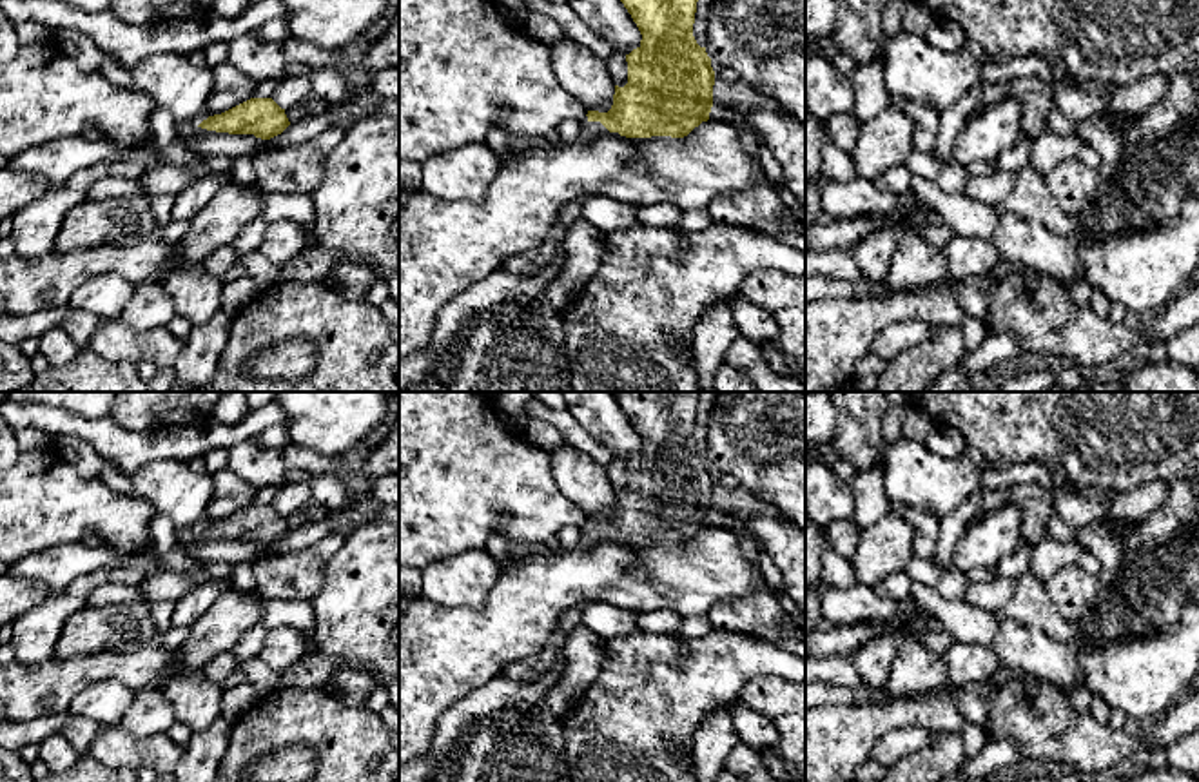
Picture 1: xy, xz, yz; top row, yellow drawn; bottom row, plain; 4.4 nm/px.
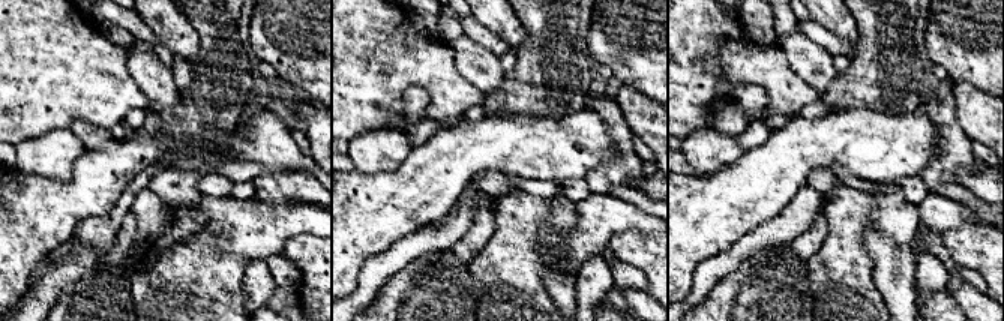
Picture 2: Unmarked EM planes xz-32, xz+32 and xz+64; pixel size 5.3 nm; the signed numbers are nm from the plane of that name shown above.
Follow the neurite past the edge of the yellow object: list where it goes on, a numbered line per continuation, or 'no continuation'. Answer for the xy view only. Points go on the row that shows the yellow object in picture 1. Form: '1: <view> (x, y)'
1: xy (184, 126)

